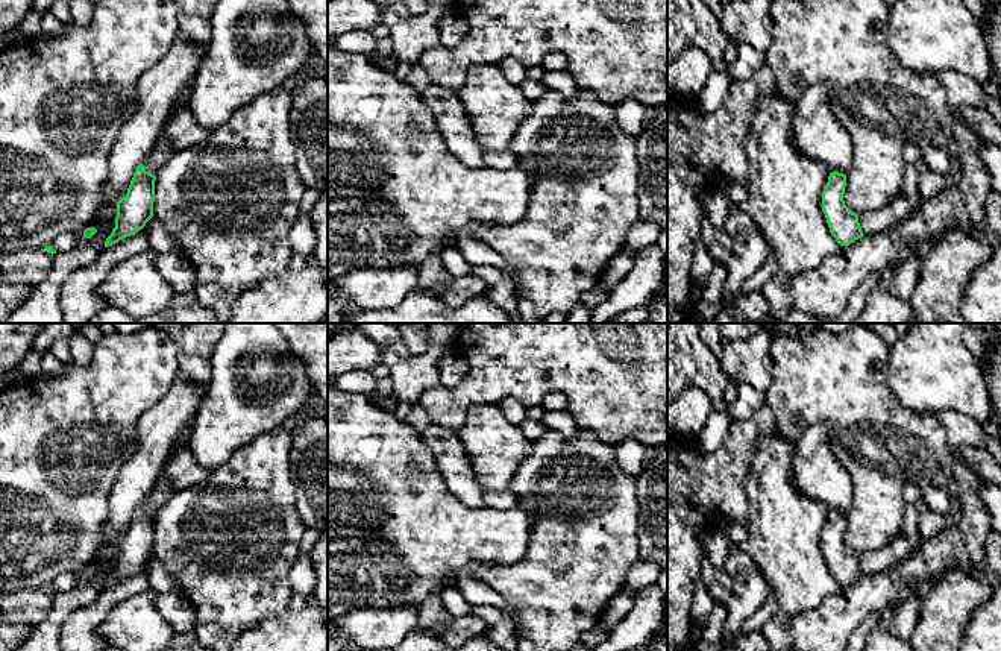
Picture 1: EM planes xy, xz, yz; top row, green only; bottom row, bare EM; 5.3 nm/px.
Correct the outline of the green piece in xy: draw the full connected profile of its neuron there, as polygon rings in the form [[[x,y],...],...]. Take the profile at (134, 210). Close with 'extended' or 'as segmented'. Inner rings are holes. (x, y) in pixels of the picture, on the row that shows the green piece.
[[[140,164],[133,173],[124,197],[117,202],[115,228],[105,241],[105,247],[135,235],[153,217],[155,181],[158,165]]] | extended

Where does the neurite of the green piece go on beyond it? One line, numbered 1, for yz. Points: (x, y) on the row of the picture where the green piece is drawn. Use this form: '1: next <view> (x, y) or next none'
1: next none

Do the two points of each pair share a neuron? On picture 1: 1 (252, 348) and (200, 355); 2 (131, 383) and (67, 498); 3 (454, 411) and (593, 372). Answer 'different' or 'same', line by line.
1: different
2: same
3: same

